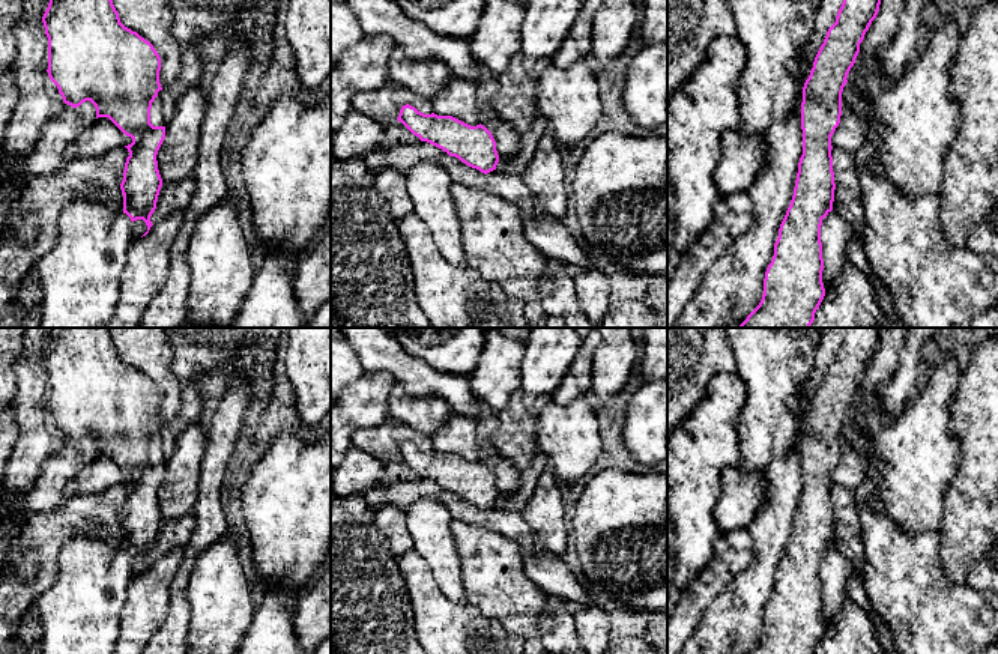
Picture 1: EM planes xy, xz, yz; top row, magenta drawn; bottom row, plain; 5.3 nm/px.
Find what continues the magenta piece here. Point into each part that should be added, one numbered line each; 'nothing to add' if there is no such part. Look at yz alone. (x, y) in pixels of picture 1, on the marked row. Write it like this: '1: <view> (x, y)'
nothing to add

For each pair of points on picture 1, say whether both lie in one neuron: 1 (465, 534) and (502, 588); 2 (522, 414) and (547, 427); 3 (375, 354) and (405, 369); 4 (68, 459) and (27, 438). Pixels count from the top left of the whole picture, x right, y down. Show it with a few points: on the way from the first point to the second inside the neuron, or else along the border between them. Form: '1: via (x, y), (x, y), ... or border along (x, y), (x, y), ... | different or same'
1: via (478, 548), (492, 564), (493, 575) | same
2: border along (550, 400), (541, 409), (537, 420), (537, 448) | different
3: via (382, 354), (397, 361) | same
4: border along (53, 451), (45, 460), (36, 483) | different

